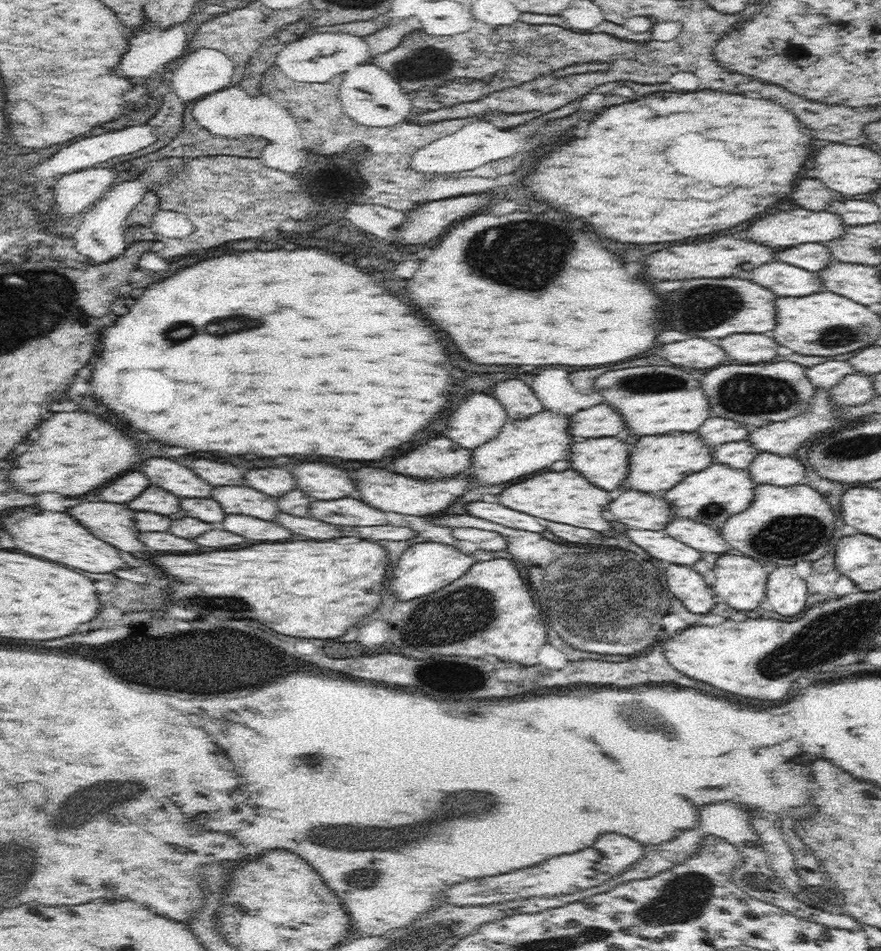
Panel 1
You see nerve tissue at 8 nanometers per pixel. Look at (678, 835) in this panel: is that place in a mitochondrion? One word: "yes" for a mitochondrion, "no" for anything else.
no

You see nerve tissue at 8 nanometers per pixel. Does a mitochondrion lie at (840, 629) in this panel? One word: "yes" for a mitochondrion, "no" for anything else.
yes

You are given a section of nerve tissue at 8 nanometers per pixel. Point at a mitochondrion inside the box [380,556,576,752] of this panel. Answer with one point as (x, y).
(467, 612)

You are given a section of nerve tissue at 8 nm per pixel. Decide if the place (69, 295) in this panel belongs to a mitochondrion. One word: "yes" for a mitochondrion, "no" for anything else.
yes

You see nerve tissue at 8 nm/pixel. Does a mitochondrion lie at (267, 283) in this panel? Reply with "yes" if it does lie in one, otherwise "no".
no

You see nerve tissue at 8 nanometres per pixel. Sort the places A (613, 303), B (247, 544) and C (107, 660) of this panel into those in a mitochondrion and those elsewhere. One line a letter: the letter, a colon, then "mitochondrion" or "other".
A: other
B: other
C: other

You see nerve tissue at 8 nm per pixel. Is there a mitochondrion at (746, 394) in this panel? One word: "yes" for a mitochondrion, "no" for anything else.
yes

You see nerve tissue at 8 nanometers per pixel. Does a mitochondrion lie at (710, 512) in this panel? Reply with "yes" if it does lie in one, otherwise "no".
yes

